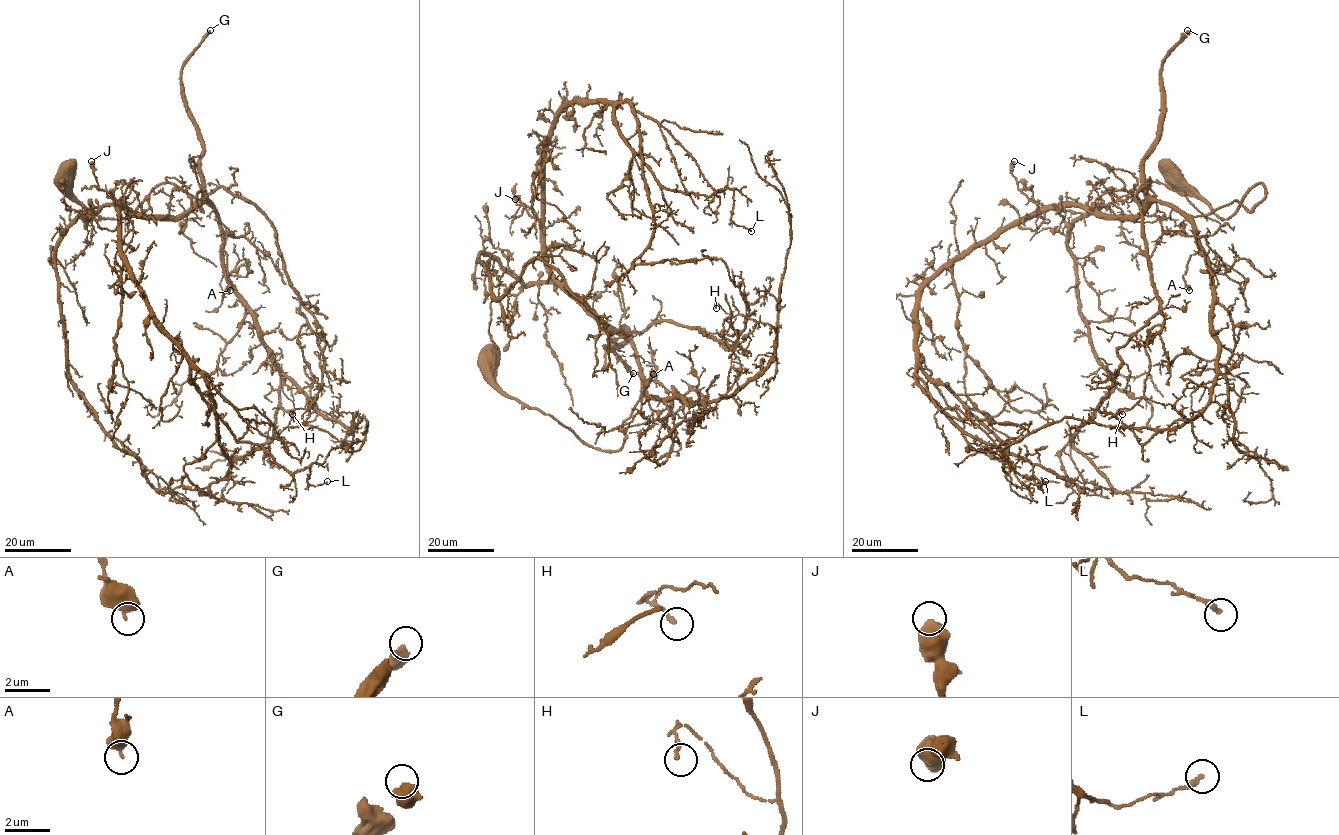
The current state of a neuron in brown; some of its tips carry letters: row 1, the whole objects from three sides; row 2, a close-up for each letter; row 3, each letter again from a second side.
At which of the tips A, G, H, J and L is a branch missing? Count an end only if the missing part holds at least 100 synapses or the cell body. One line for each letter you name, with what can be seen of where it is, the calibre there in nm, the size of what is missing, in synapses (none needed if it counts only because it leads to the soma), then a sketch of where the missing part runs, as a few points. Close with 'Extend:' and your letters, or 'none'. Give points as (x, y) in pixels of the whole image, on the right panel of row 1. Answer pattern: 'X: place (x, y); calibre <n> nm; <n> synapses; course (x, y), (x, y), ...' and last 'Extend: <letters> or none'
G: place (1187, 30); calibre 600 nm; 1000 synapses
Extend: G

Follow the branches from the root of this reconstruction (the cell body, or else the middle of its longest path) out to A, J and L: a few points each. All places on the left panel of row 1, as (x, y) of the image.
A: (65, 176), (103, 218), (127, 218), (165, 183), (193, 195), (201, 211), (205, 201), (217, 213), (230, 290)
J: (65, 176), (103, 218), (127, 218), (165, 183), (217, 216), (207, 201), (175, 216), (118, 207), (91, 161)
L: (65, 176), (103, 218), (165, 183), (214, 208), (122, 206), (125, 265), (231, 433), (327, 481)

